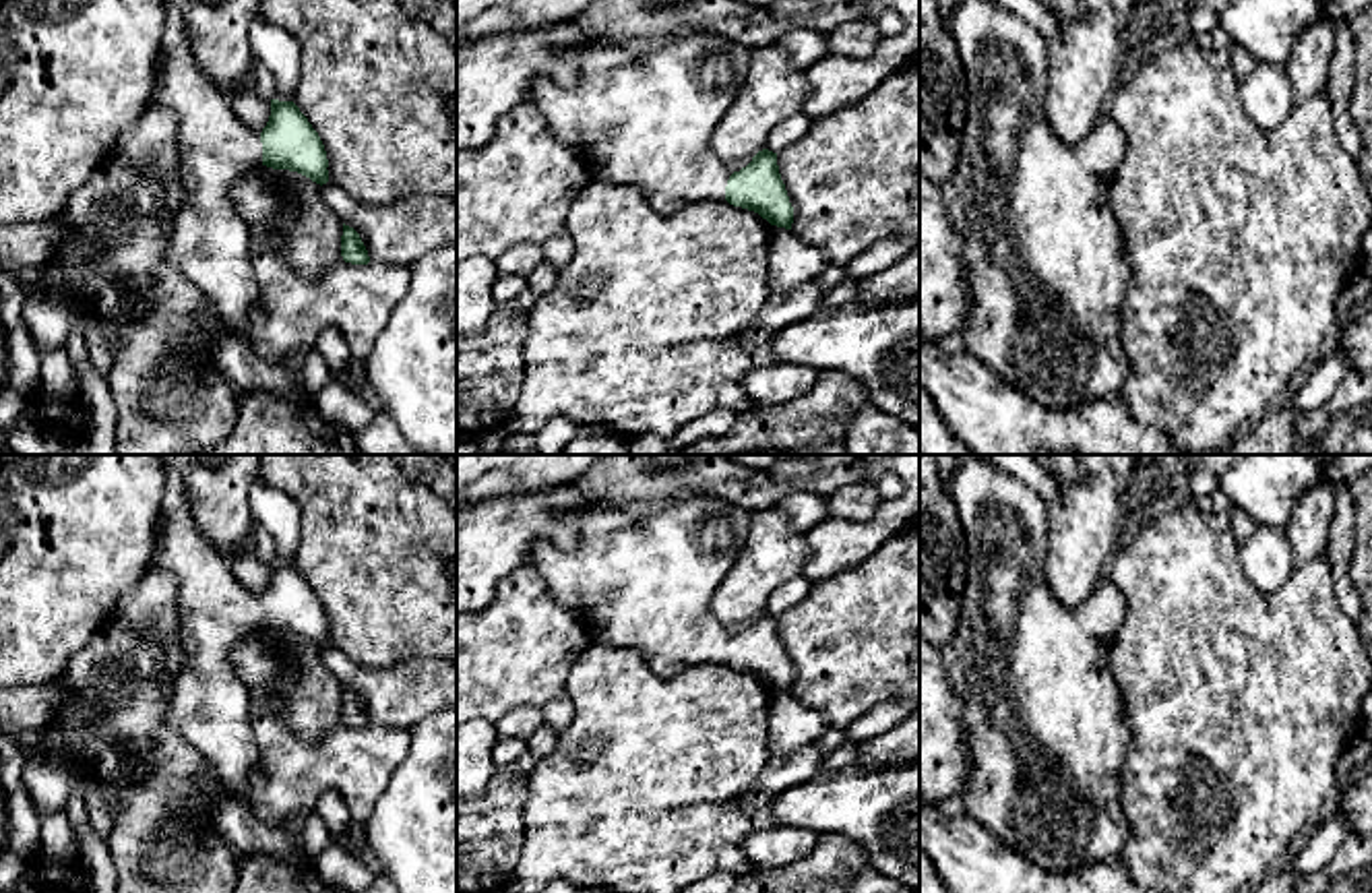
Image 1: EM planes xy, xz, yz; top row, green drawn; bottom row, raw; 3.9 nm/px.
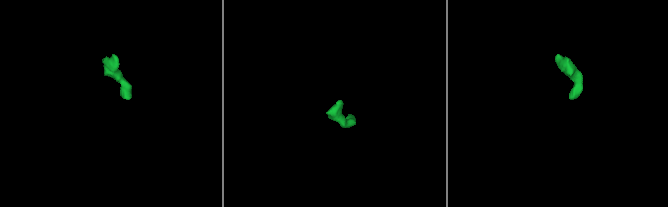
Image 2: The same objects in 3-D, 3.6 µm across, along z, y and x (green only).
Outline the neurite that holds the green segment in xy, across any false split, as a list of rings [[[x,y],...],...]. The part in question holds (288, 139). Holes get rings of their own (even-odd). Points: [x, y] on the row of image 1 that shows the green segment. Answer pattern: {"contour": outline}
{"contour": [[[165,6],[165,29],[159,50],[159,87],[153,101],[176,114],[178,165],[184,205],[174,213],[161,207],[161,186],[147,174],[105,161],[81,188],[76,188],[60,217],[62,238],[54,258],[39,271],[27,273],[27,298],[48,296],[60,300],[72,318],[93,316],[118,341],[114,316],[124,316],[120,285],[143,289],[159,265],[172,265],[205,296],[209,312],[219,320],[211,358],[217,370],[246,397],[271,393],[310,403],[302,376],[293,364],[267,364],[250,345],[250,316],[258,302],[252,267],[252,229],[238,215],[229,190],[250,165],[289,170],[316,184],[329,182],[329,159],[318,132],[293,101],[271,99],[271,116],[260,134],[246,126],[233,112],[229,97],[213,87],[198,70],[178,10]]]}

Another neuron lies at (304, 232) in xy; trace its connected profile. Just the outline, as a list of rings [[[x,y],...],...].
[[[269,170],[277,211],[267,227],[271,250],[300,275],[318,279],[341,263],[343,221],[324,205],[320,184],[289,170]]]

